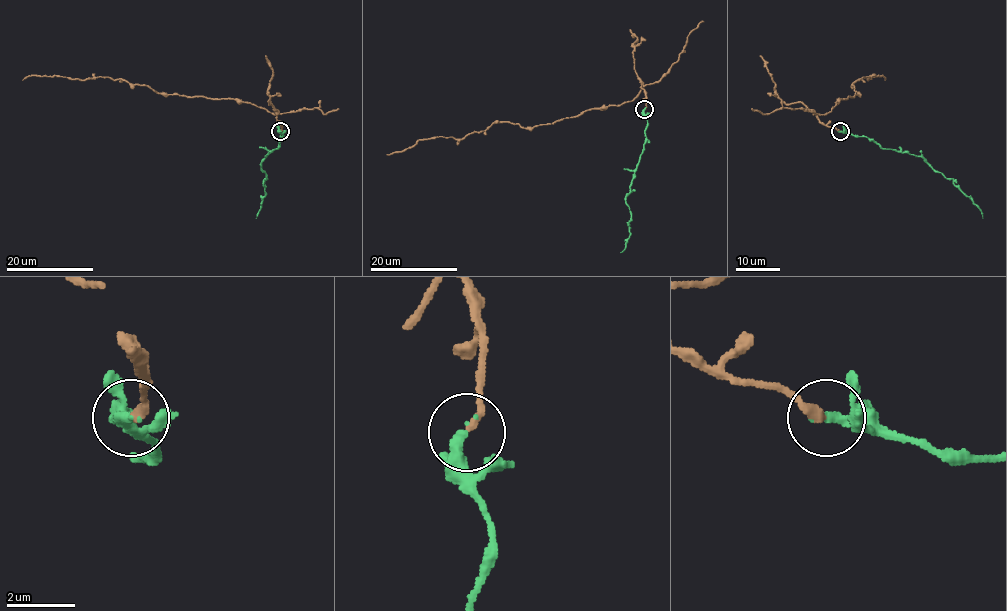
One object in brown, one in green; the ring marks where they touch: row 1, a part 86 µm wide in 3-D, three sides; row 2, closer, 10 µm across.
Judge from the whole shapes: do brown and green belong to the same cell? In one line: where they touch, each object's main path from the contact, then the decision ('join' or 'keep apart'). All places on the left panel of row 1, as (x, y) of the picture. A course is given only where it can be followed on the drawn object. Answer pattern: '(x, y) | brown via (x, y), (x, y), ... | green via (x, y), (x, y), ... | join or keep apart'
(280, 131) | brown via (280, 131), (276, 114), (254, 104), (163, 94), (107, 77), (22, 80) | green via (280, 131), (283, 135), (276, 149), (261, 163), (266, 178), (263, 184), (265, 196), (256, 218) | join

